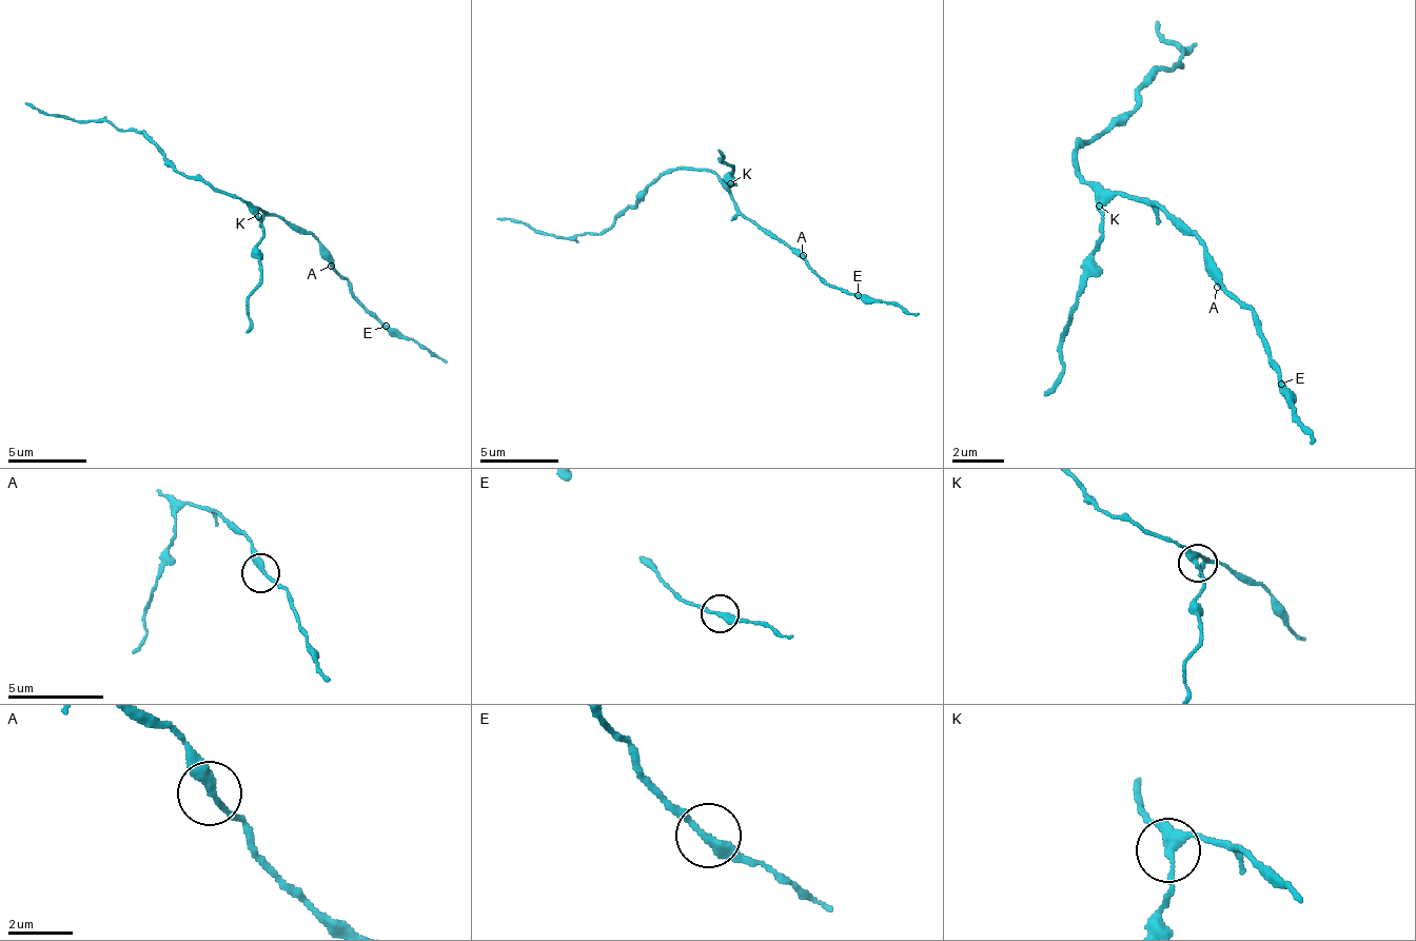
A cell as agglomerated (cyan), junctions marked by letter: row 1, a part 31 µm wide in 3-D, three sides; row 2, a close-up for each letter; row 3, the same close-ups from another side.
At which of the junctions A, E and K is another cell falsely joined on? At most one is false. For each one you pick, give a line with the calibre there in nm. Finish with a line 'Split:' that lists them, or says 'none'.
K: Thickness 240 nm
Split: K

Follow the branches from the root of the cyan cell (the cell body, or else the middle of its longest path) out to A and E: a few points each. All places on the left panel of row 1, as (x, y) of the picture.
A: (255, 207), (311, 234), (318, 242), (318, 254), (331, 266)
E: (255, 207), (311, 234), (318, 242), (318, 254), (386, 326)

